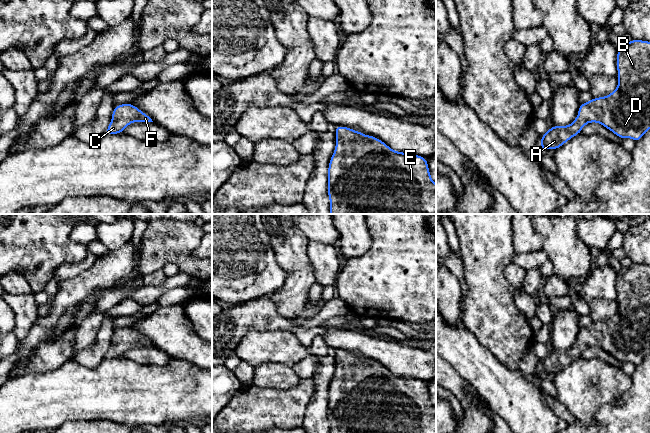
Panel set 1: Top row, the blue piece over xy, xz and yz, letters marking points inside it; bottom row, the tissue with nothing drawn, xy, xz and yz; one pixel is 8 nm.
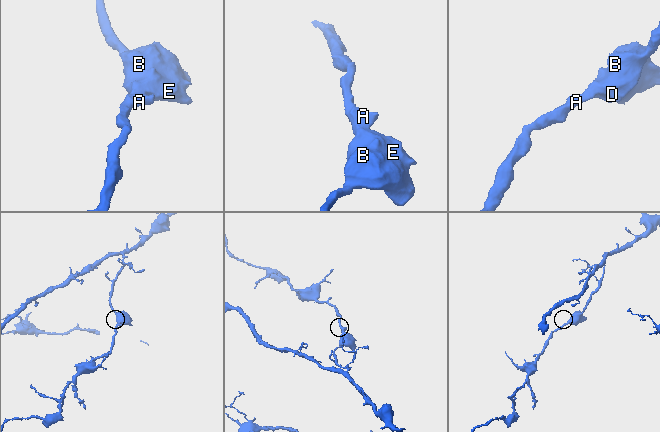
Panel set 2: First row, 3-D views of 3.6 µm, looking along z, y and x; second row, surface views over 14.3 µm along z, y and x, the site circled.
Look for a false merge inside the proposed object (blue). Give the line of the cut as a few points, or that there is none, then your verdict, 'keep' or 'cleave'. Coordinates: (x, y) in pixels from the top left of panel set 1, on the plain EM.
no cut; keep

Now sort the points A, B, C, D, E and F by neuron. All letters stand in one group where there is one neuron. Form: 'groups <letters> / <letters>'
groups A B C D E F

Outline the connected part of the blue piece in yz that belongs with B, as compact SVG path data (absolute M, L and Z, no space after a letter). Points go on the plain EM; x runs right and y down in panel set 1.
M632 263L627 268L621 268L617 275L617 294L617 312L605 321L592 322L589 326L580 328L578 340L572 348L566 350L554 349L548 353L540 363L540 370L543 375L548 373L557 374L572 361L580 358L587 347L592 346L603 349L621 363L631 362L637 366L643 361L650 353L650 266Z

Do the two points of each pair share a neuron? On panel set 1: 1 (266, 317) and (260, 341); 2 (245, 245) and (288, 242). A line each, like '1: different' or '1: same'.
1: different
2: different

